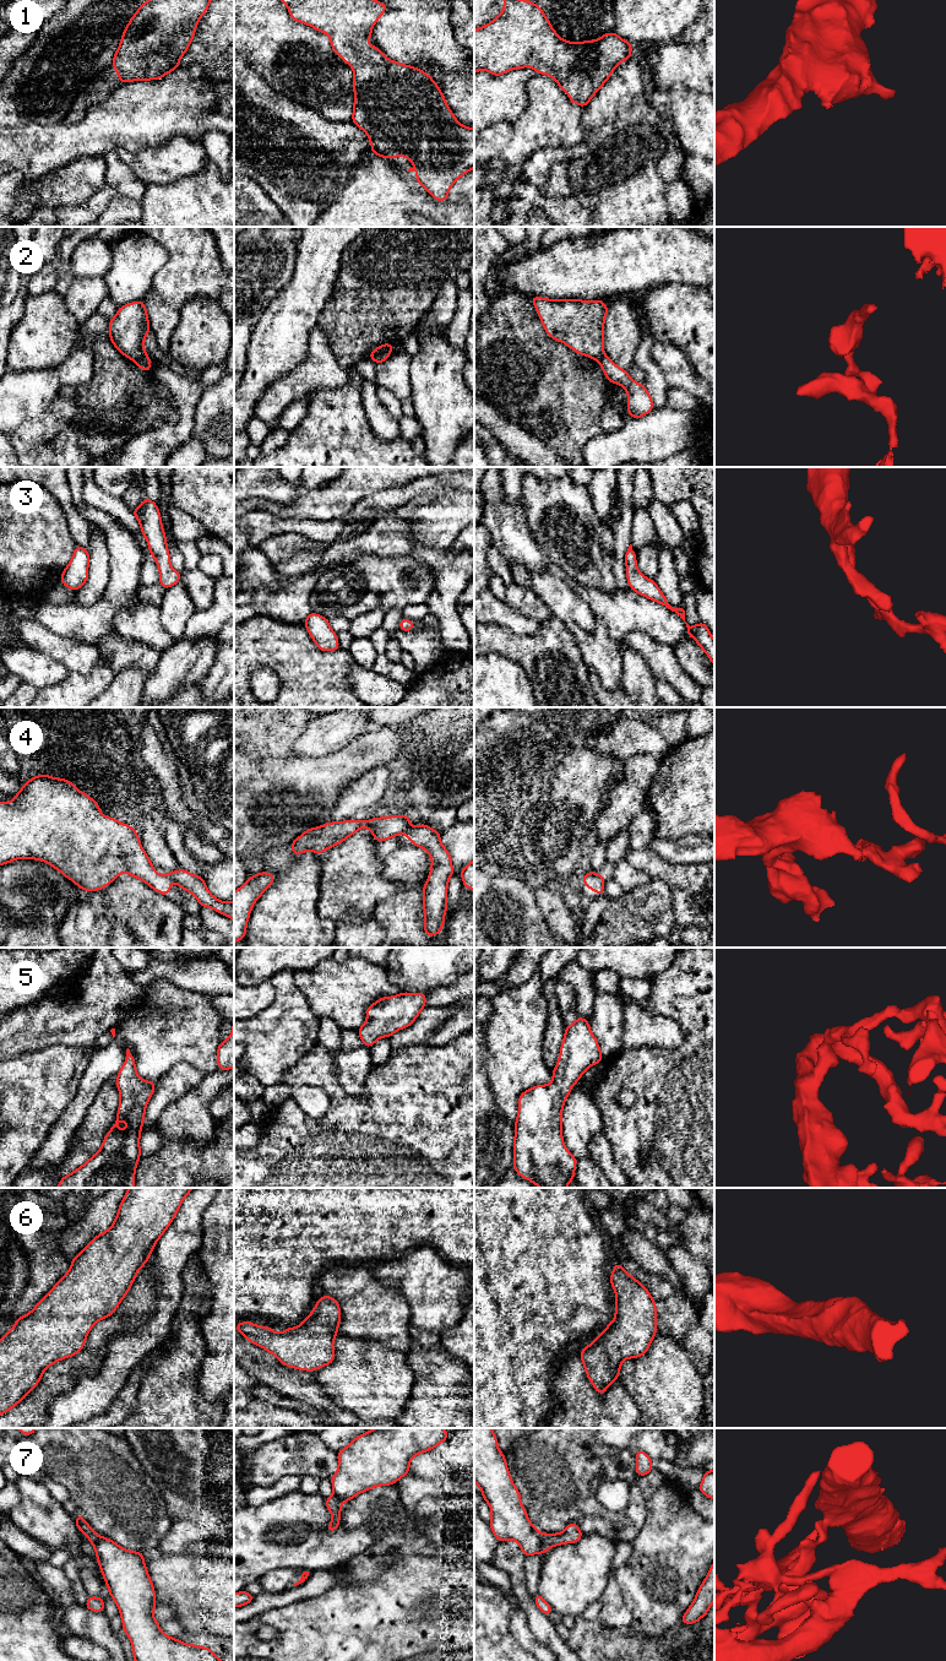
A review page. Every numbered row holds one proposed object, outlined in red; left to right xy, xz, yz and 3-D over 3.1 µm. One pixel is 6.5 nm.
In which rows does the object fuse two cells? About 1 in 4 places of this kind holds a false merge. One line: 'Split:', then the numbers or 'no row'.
Split: 2, 4, 7

